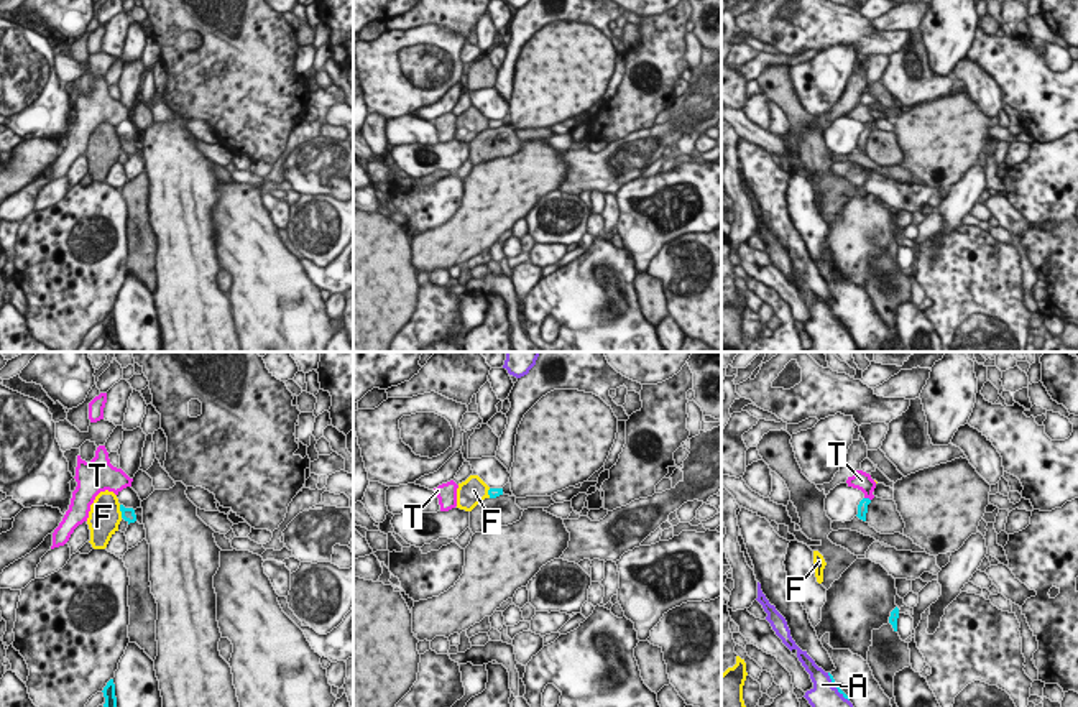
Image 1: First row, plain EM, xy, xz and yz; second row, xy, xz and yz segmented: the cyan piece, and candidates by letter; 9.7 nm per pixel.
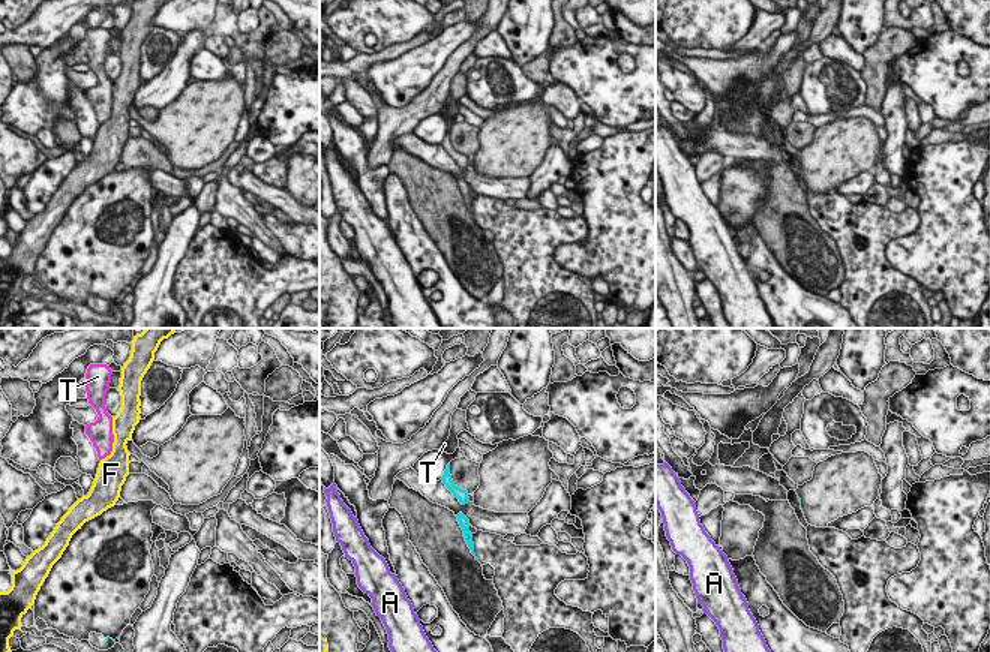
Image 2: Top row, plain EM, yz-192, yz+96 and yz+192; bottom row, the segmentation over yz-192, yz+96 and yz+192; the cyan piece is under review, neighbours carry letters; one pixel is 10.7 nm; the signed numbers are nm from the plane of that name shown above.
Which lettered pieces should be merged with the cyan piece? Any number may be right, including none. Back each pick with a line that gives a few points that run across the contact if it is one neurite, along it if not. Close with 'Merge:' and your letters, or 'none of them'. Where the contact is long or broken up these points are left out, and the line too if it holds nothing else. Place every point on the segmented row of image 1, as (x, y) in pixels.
T: line yz (863, 505), (868, 499), (868, 487), (861, 480)
Merge: T

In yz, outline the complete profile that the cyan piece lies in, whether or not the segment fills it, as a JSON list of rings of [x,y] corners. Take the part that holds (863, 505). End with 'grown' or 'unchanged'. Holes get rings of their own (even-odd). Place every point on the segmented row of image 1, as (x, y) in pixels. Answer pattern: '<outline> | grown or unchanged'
[[[856,470],[851,477],[846,480],[848,487],[858,488],[864,493],[864,498],[858,505],[858,518],[866,521],[868,505],[874,498],[873,492],[876,488],[876,482],[871,478],[869,474],[863,470]]] | grown

